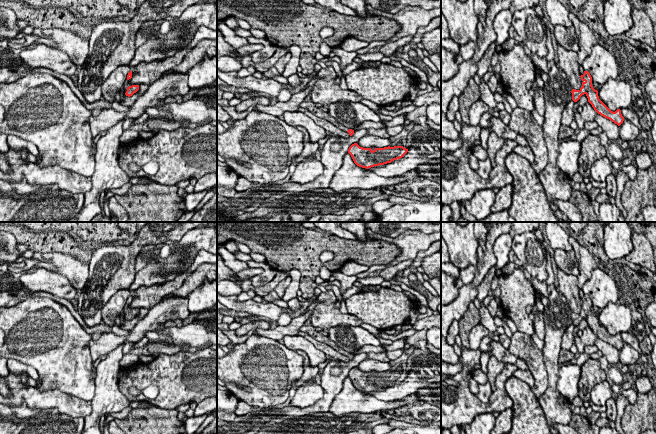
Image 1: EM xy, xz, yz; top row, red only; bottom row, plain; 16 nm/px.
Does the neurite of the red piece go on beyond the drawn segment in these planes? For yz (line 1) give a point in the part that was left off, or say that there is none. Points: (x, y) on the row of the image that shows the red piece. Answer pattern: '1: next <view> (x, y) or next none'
1: next none

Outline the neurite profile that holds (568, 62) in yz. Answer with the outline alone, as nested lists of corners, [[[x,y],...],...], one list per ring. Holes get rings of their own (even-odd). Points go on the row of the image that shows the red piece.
[[[557,44],[557,53],[559,59],[559,67],[567,75],[572,89],[580,90],[582,80],[580,77],[579,63],[577,52],[566,50],[560,44]]]

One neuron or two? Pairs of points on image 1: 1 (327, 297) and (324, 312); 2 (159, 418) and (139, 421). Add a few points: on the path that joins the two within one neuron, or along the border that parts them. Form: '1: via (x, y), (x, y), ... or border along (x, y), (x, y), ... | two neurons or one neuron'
1: border along (319, 302), (326, 304), (334, 303) | two neurons
2: via (154, 421), (144, 421) | one neuron

